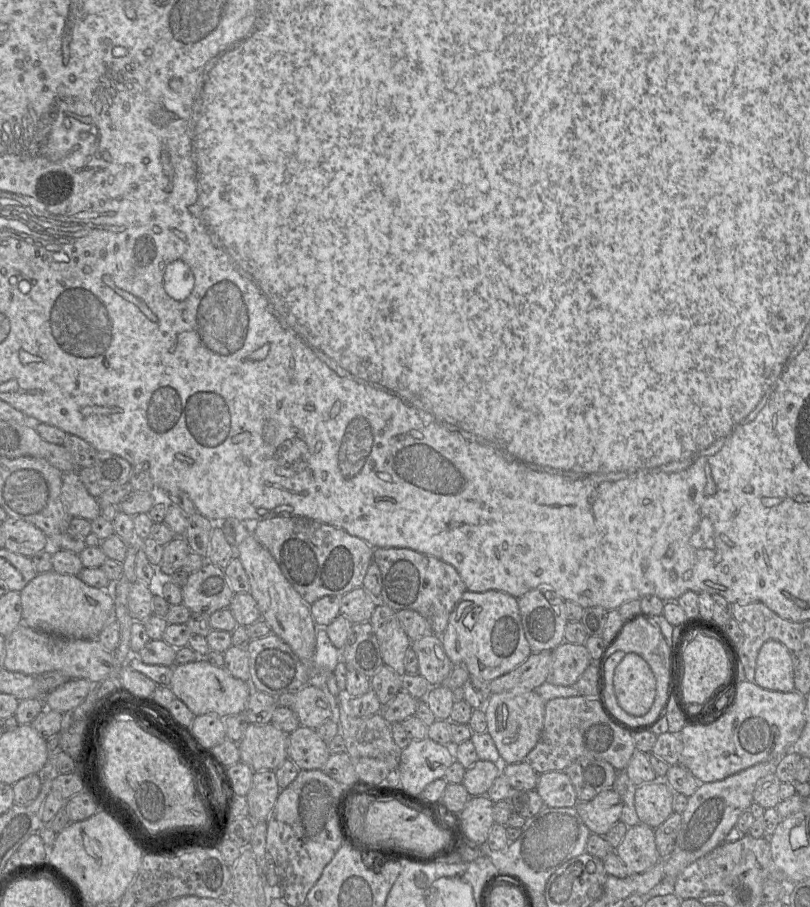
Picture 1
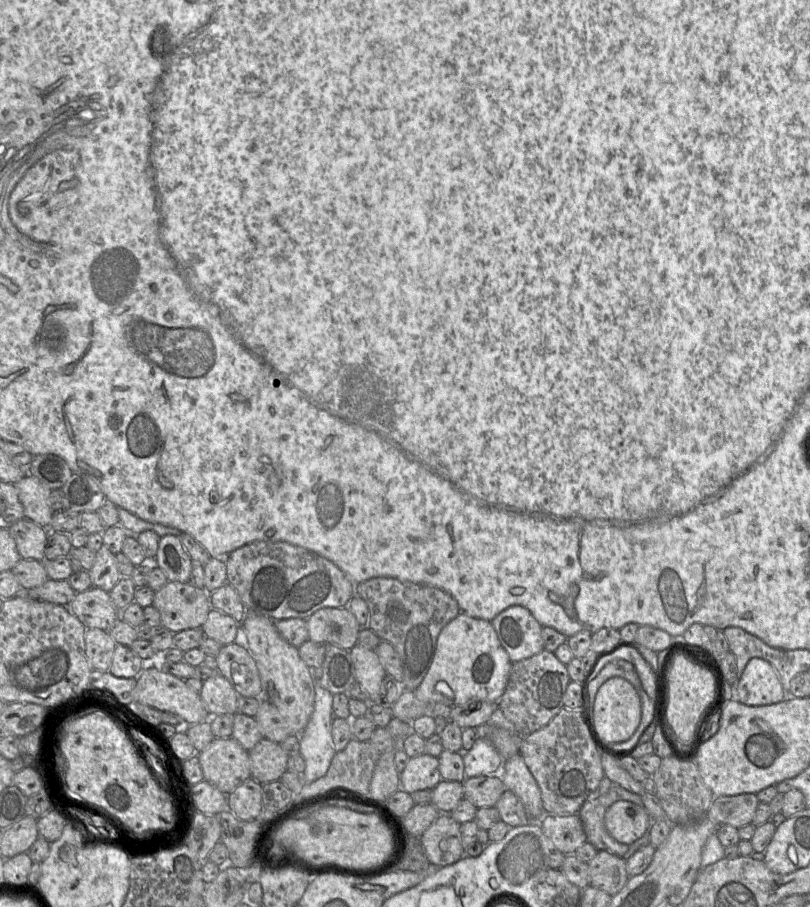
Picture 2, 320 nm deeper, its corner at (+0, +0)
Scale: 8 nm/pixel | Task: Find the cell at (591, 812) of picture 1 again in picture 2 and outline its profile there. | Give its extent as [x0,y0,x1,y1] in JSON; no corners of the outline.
[540,814,587,855]

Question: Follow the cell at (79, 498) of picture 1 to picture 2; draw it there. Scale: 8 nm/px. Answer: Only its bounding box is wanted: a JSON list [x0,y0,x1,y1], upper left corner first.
[15,474,54,528]

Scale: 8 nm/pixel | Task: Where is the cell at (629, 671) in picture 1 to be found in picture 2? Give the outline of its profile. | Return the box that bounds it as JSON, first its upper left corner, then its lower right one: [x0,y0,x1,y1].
[593,677,641,746]

